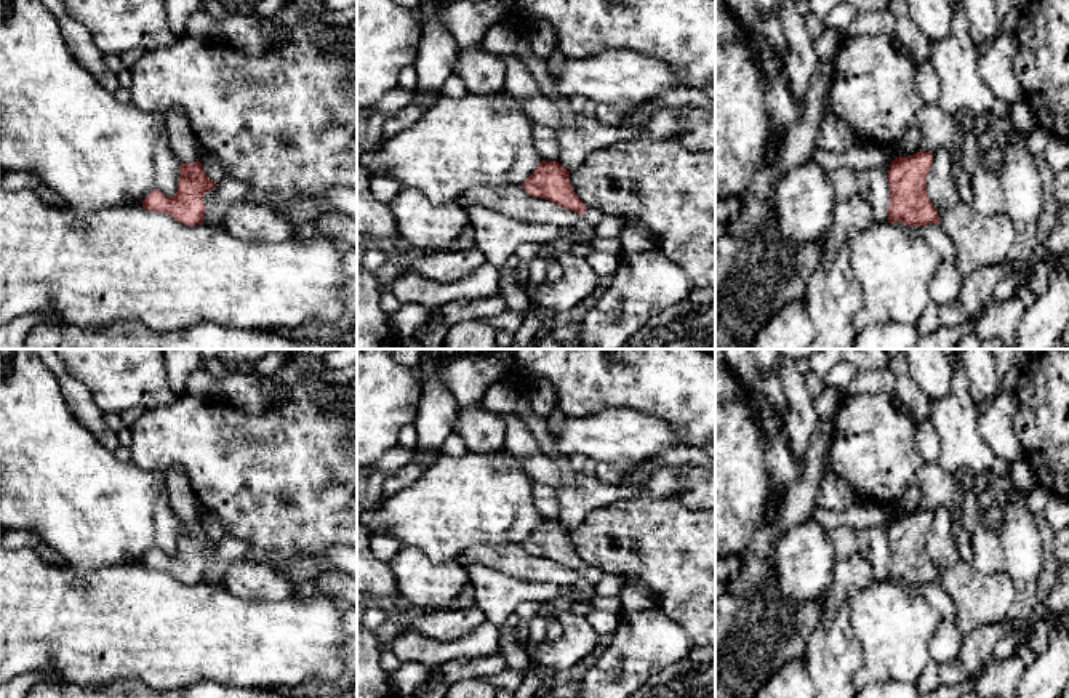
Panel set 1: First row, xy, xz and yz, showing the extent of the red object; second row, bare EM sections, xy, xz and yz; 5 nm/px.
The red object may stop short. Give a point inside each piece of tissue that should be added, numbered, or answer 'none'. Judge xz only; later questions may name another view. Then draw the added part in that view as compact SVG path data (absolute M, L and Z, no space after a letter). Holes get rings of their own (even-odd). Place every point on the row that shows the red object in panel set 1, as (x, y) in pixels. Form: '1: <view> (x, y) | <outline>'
1: xz (592, 216) | M587 208L581 218L595 227L605 218L605 213L600 210Z

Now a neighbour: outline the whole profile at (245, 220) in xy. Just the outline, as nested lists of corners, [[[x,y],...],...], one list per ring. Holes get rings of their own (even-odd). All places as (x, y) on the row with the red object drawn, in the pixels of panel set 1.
[[[238,202],[227,207],[219,227],[238,239],[262,239],[278,242],[296,235],[296,227],[280,218],[272,208],[254,202]]]

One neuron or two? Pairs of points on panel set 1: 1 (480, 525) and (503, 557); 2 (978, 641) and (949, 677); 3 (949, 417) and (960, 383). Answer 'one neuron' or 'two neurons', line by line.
1: two neurons
2: one neuron
3: one neuron

